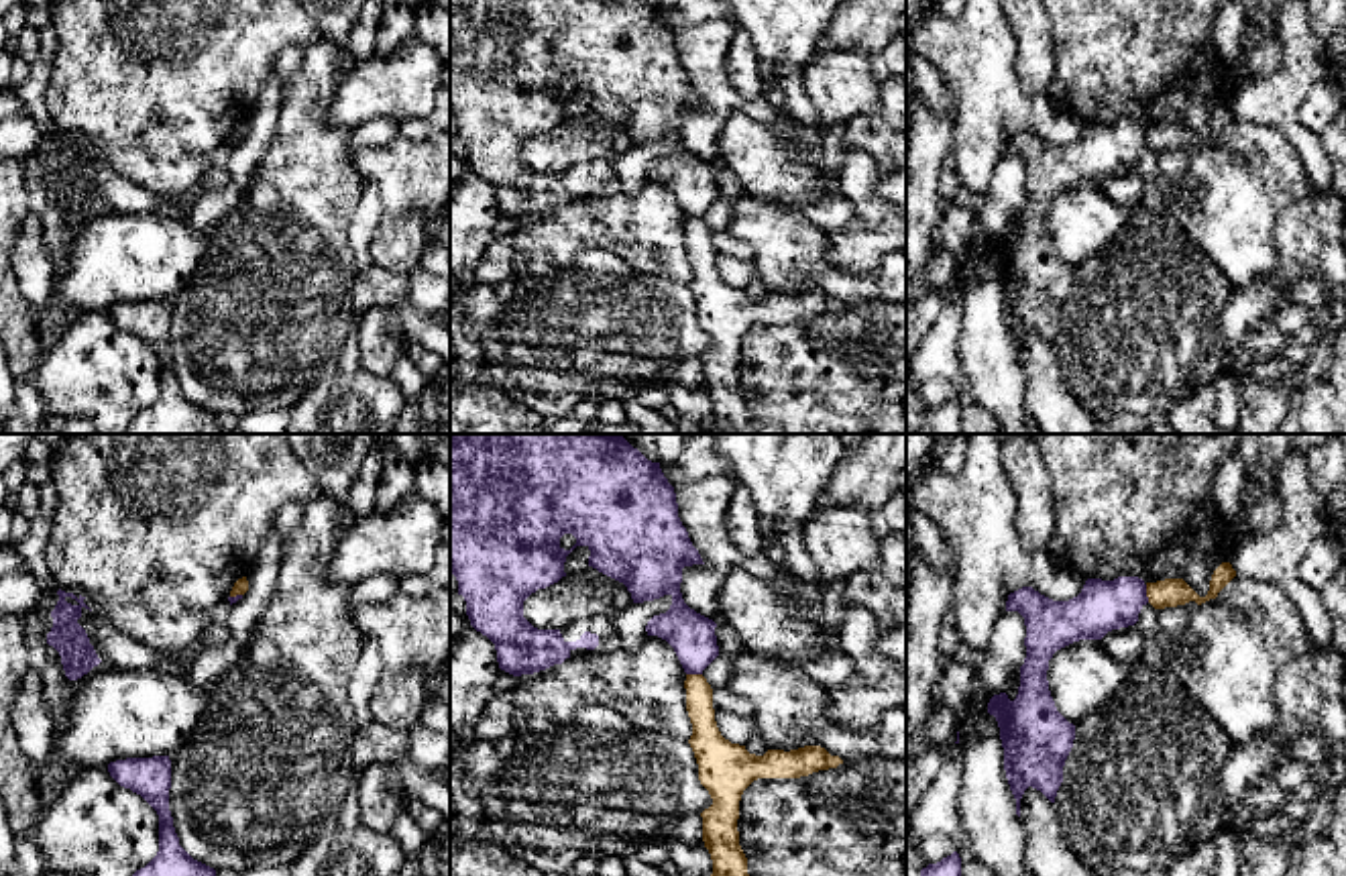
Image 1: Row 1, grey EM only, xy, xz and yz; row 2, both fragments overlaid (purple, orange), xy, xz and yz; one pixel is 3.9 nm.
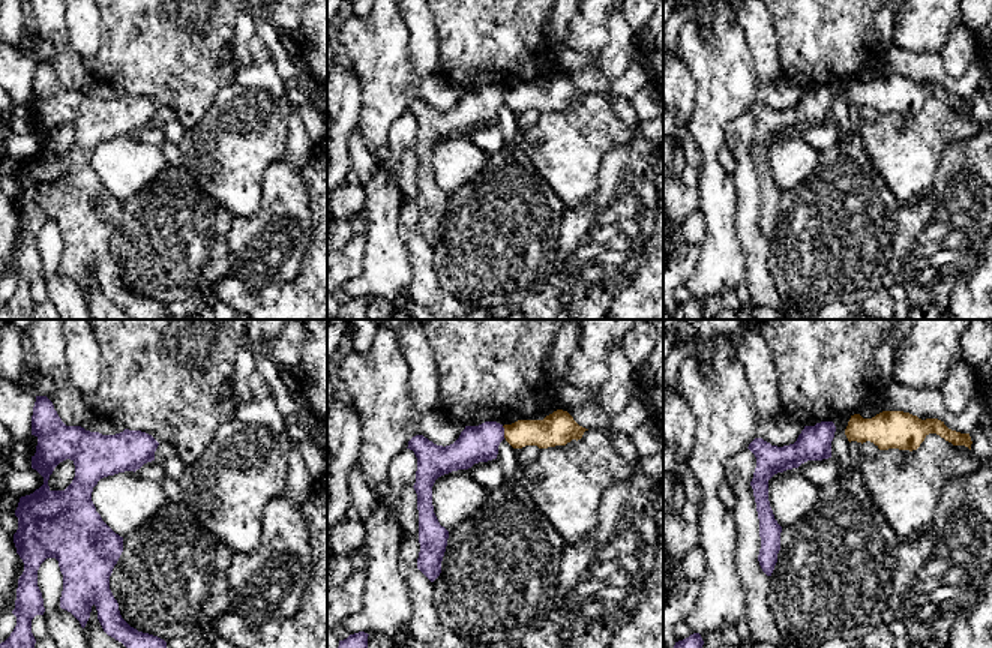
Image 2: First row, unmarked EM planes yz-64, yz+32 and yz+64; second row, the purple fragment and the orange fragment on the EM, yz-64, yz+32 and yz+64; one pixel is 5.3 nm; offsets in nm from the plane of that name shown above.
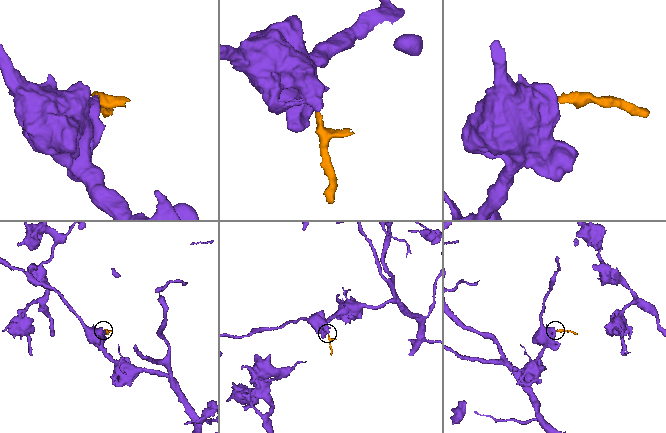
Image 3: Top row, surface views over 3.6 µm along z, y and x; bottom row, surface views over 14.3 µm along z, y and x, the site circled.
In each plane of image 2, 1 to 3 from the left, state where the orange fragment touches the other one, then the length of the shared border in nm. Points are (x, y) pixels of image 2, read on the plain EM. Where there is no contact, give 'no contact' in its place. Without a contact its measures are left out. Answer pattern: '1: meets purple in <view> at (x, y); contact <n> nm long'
1: no contact
2: meets purple in yz+32 at (503, 96); contact 70 nm long
3: no contact

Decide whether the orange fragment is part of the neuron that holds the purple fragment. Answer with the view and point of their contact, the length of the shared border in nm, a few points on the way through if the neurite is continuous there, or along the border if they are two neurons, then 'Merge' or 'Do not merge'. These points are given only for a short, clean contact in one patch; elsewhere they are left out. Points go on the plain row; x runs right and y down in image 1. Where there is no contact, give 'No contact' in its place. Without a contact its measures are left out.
Touches purple at yz (1145, 137). Shared border 70 nm. Boundary: yz (1145, 129), (1149, 145). Do not merge

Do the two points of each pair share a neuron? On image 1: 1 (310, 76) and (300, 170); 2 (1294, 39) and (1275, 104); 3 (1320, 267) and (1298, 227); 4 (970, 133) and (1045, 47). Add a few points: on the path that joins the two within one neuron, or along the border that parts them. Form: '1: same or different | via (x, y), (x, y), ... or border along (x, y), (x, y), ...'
1: same | via (306, 98), (304, 147)
2: same | via (1294, 56), (1294, 80), (1285, 88)
3: same | via (1312, 257), (1308, 237)
4: different | border along (1011, 29), (1015, 35), (1017, 74), (1033, 94)

